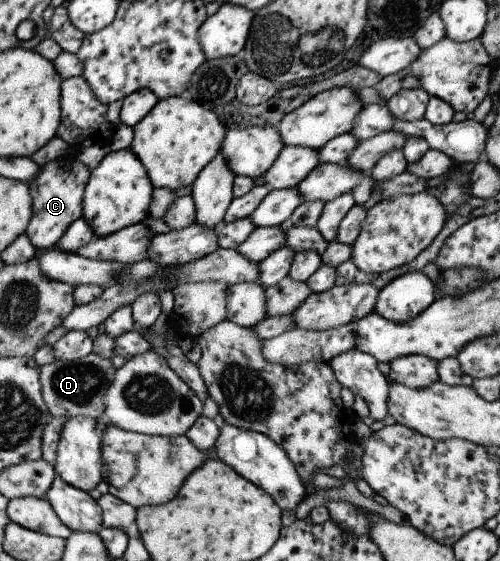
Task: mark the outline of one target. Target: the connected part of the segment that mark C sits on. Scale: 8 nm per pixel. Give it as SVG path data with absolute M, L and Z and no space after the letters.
M69 149L41 166L41 173L28 183L31 194L32 216L24 234L38 251L56 246L64 231L82 217L82 201L89 170L76 160L76 151Z

